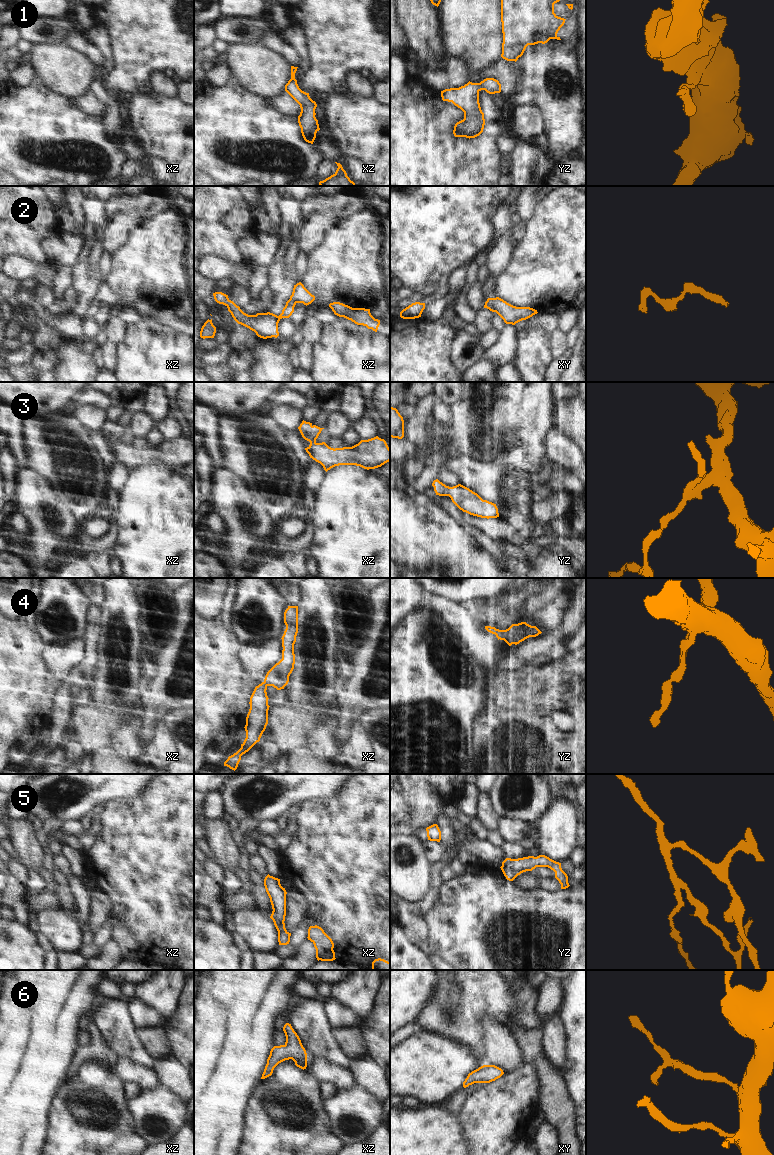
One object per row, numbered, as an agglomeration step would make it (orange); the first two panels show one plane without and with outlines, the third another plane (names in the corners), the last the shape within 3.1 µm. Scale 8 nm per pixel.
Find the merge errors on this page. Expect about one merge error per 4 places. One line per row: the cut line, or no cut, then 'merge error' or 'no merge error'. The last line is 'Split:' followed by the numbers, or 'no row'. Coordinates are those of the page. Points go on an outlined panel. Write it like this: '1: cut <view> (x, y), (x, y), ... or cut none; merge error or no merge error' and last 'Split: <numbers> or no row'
1: cut none; no merge error
2: cut none; no merge error
3: cut none; no merge error
4: cut none; no merge error
5: cut yz (502, 865), (508, 866), (520, 873); merge error
6: cut none; no merge error
Split: 5

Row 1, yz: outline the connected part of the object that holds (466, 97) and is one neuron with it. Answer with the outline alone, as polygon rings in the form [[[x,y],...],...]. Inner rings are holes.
[[[486,78],[480,83],[468,82],[459,88],[441,91],[443,101],[452,102],[464,112],[464,119],[454,126],[455,137],[475,138],[484,129],[485,119],[479,103],[479,92],[485,90],[489,94],[501,92],[501,84],[494,78]]]

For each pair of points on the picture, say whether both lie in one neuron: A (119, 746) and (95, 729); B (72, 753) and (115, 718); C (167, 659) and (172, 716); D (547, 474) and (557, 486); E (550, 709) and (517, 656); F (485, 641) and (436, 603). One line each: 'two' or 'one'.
A: two
B: two
C: two
D: one
E: two
F: one

